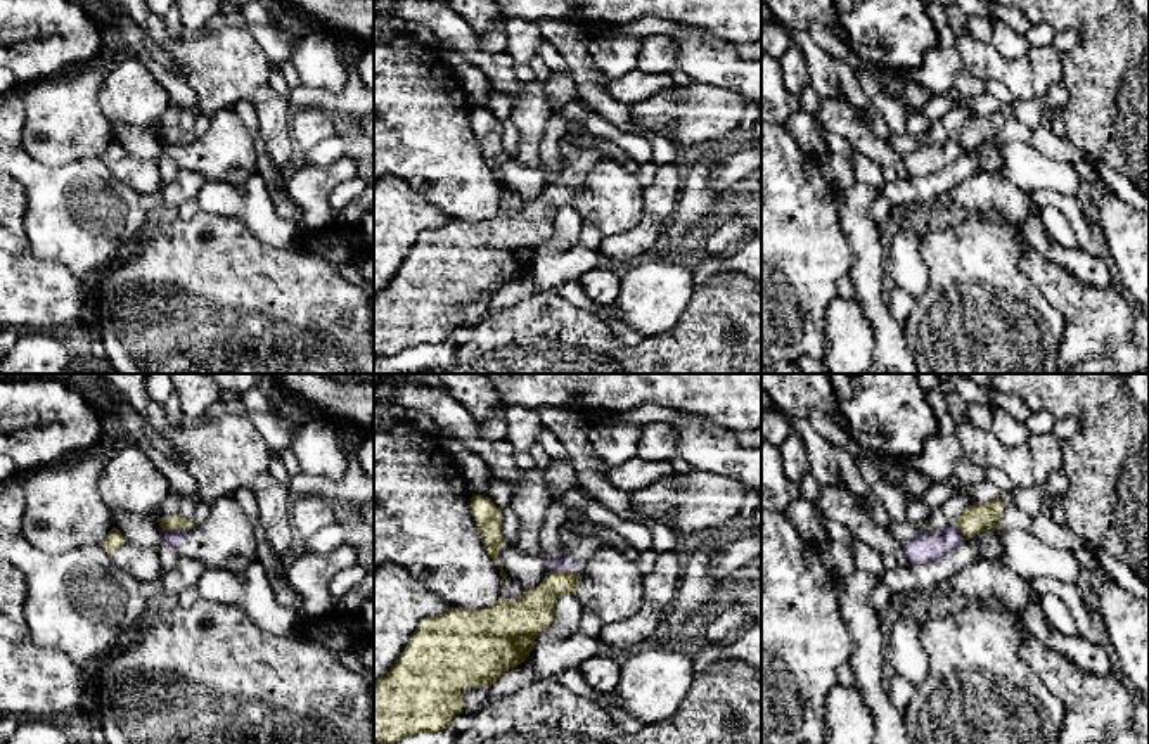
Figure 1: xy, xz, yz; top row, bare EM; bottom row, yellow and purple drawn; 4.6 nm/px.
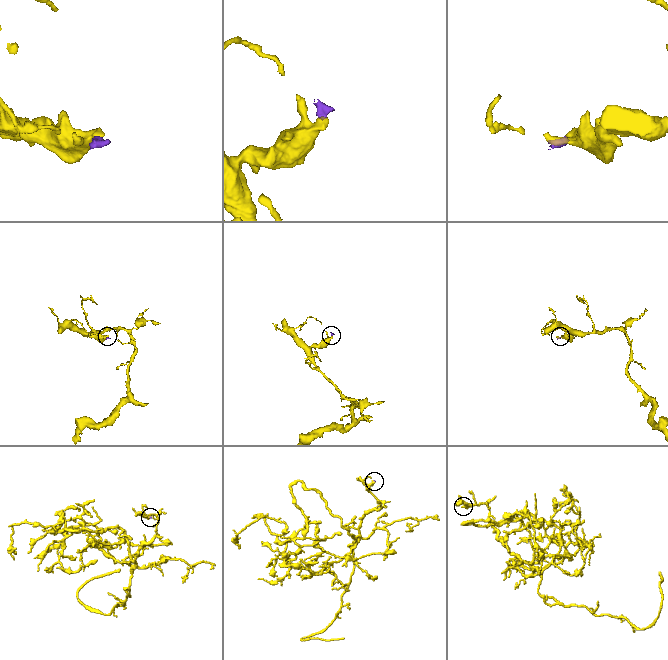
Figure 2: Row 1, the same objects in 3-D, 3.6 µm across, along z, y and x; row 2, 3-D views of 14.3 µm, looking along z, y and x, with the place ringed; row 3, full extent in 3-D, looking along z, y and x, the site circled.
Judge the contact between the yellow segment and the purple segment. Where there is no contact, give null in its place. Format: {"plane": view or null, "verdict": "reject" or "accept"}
{"plane": "xy", "verdict": "reject"}

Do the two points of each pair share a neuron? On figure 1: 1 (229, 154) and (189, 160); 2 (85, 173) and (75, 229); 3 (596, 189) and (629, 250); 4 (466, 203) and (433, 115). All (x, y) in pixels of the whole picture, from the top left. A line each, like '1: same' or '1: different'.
1: same
2: same
3: different
4: same

